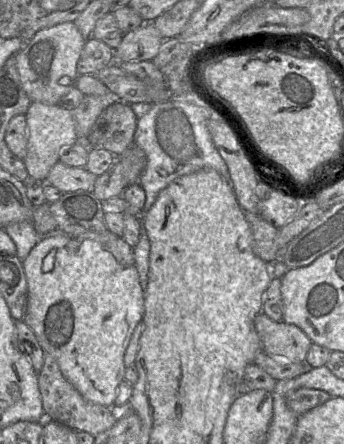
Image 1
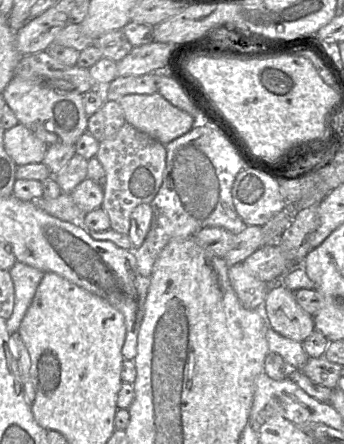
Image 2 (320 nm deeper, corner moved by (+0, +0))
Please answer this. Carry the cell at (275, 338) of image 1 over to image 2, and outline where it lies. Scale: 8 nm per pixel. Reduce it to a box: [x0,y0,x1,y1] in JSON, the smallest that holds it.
[264,283,315,342]

